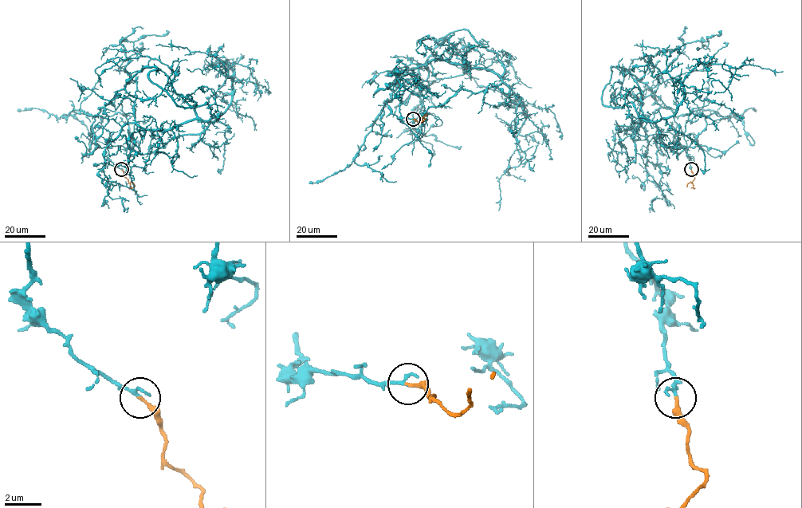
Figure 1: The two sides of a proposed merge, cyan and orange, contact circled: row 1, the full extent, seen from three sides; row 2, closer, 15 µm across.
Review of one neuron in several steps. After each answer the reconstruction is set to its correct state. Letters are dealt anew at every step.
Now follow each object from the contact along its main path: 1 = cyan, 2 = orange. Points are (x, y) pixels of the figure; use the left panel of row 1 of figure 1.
1: (121, 169), (110, 132), (209, 120), (209, 105), (179, 107), (143, 67), (95, 116), (63, 116), (104, 143)
2: (121, 169), (123, 175), (135, 187)

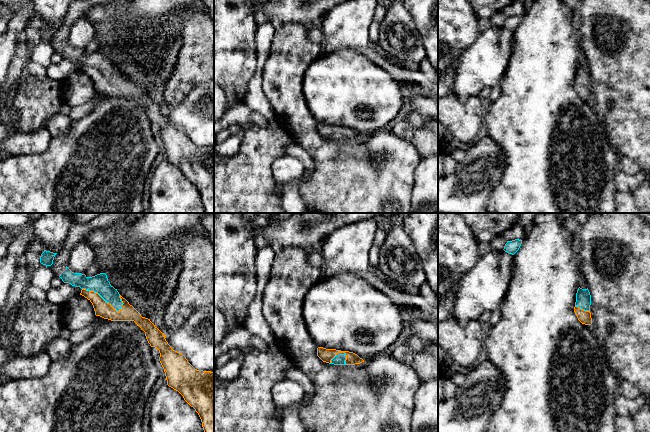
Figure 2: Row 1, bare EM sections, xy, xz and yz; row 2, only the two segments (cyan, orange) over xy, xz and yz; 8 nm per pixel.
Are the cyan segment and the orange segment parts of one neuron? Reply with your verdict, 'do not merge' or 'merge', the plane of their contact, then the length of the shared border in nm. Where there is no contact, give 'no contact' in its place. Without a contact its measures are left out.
merge; meets cyan in xy; contact 360 nm long

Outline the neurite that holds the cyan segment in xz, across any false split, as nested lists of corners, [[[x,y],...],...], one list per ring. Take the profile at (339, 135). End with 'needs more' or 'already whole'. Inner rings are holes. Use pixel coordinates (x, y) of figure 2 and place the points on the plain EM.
[[[317,124],[317,132],[326,139],[334,141],[355,141],[364,138],[357,130],[336,125]]] | needs more

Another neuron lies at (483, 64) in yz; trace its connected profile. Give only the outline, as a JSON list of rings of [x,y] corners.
[[[492,25],[480,32],[476,40],[462,53],[456,73],[452,94],[461,102],[466,102],[472,96],[478,96],[483,88],[492,88],[500,84],[505,75],[513,53],[514,31],[504,26]]]

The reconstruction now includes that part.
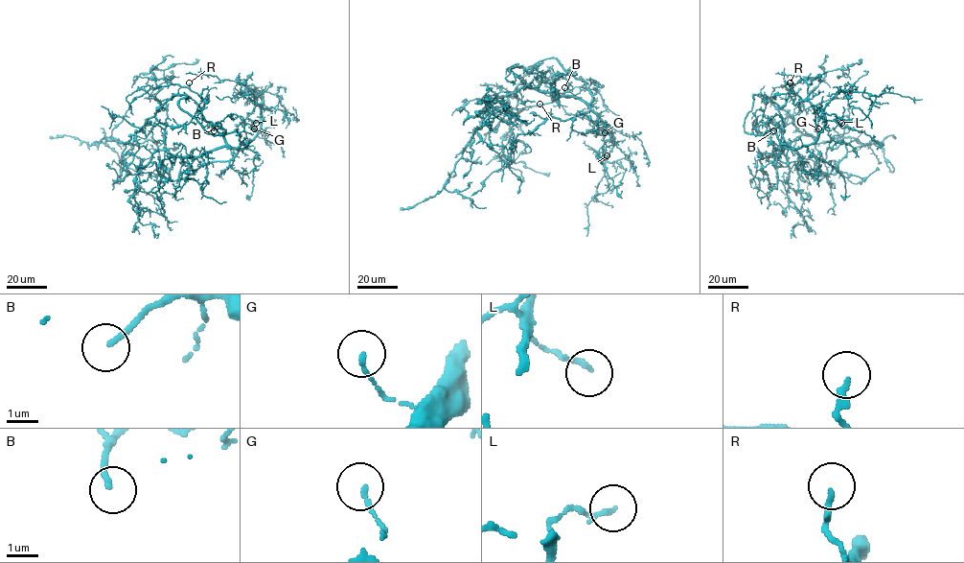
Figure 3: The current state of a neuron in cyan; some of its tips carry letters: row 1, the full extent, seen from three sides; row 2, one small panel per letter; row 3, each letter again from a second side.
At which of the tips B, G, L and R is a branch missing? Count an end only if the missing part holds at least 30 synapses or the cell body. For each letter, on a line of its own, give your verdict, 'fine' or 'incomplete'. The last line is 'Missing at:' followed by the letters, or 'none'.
B: incomplete
G: fine
L: fine
R: fine
Missing at: B

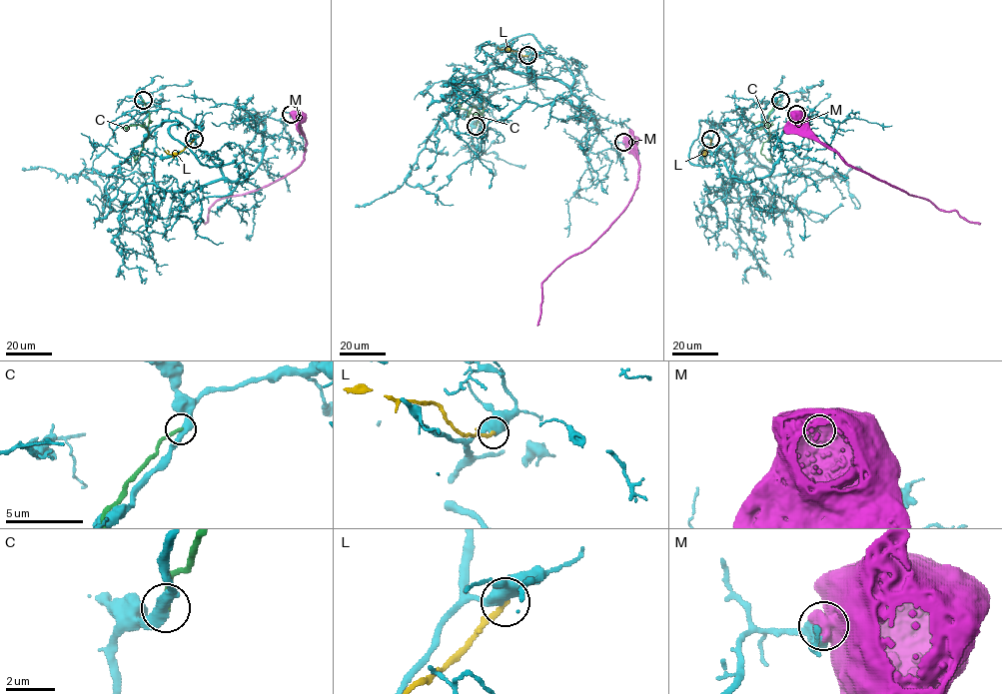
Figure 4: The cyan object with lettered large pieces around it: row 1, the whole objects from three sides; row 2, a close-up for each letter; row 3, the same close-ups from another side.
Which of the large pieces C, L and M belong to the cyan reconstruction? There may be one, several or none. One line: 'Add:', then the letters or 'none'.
Add: none

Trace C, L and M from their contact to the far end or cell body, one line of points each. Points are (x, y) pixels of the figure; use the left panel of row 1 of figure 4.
C: (143, 100), (149, 112), (149, 136), (136, 160), (134, 155)
L: (194, 139), (178, 153), (169, 155), (165, 151)
M: (291, 114), (306, 141), (301, 164), (294, 171), (250, 193), (220, 198), (209, 209), (208, 221), (204, 223)

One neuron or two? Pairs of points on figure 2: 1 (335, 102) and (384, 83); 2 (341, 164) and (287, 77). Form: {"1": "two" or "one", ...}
{"1": "one", "2": "one"}

